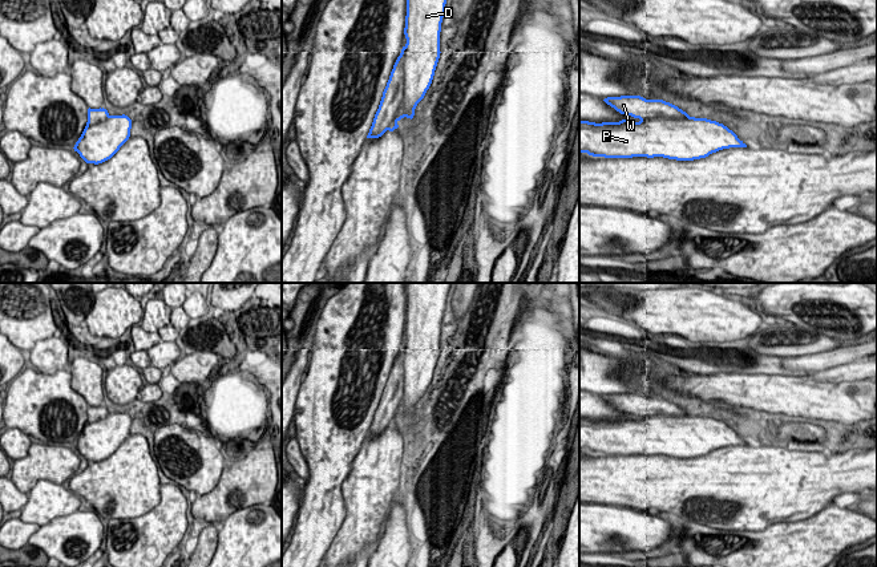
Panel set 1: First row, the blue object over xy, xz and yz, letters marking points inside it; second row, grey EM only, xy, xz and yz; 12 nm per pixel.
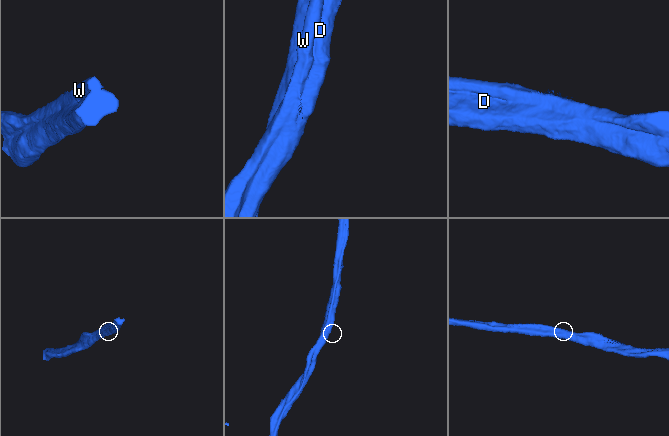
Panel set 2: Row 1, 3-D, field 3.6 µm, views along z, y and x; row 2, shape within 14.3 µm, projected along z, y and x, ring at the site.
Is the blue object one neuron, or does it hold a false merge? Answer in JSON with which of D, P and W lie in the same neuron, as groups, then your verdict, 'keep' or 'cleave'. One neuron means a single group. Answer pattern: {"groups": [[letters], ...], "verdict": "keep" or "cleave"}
{"groups": [["D", "P", "W"]], "verdict": "keep"}

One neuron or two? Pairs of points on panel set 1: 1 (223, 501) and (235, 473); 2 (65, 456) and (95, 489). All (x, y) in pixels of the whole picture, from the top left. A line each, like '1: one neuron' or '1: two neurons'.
1: one neuron
2: two neurons

